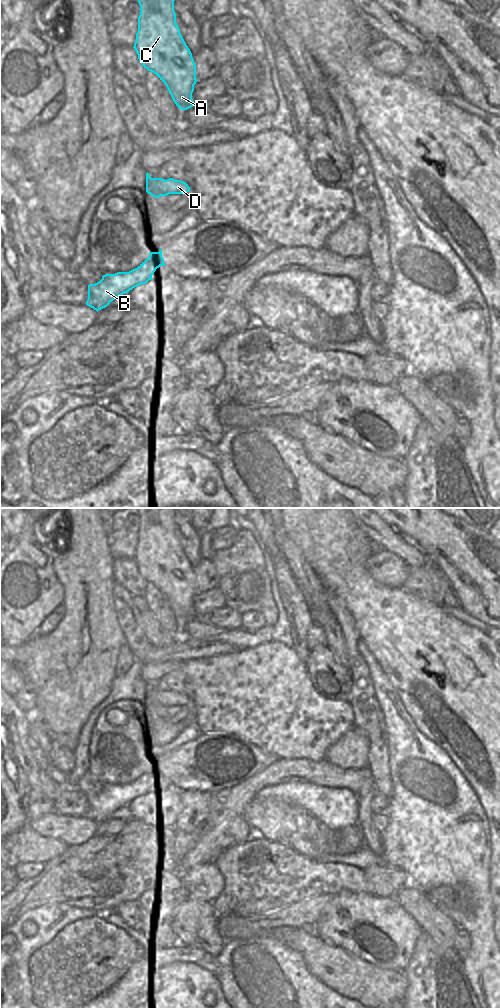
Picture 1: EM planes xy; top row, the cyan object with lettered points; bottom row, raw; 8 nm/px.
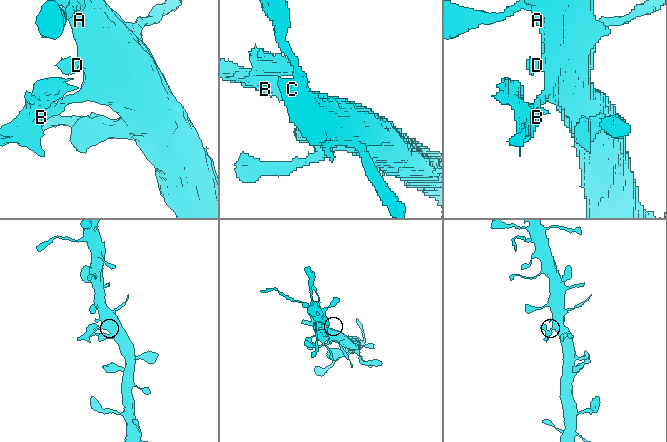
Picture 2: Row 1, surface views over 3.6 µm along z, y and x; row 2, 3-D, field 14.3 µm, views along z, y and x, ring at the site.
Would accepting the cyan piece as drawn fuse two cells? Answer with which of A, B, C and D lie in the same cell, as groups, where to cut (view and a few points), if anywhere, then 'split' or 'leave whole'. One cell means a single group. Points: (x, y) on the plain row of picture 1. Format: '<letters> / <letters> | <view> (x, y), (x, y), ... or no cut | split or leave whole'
A C D / B | xy (147, 770), (150, 770), (159, 778) | split

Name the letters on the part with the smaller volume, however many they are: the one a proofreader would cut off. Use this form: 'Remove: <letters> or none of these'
Remove: B

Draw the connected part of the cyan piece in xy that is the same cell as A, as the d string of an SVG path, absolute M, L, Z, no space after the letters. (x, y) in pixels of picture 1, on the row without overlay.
M137 508L140 517L138 543L134 561L142 578L153 584L167 599L174 615L187 622L195 615L192 611L196 591L196 577L176 535L175 508Z

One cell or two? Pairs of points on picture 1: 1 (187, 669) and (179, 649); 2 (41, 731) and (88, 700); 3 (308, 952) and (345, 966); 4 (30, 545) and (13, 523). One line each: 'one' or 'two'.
1: two
2: two
3: one
4: one

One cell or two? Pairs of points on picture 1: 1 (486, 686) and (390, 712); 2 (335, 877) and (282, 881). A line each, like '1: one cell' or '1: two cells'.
1: two cells
2: one cell

